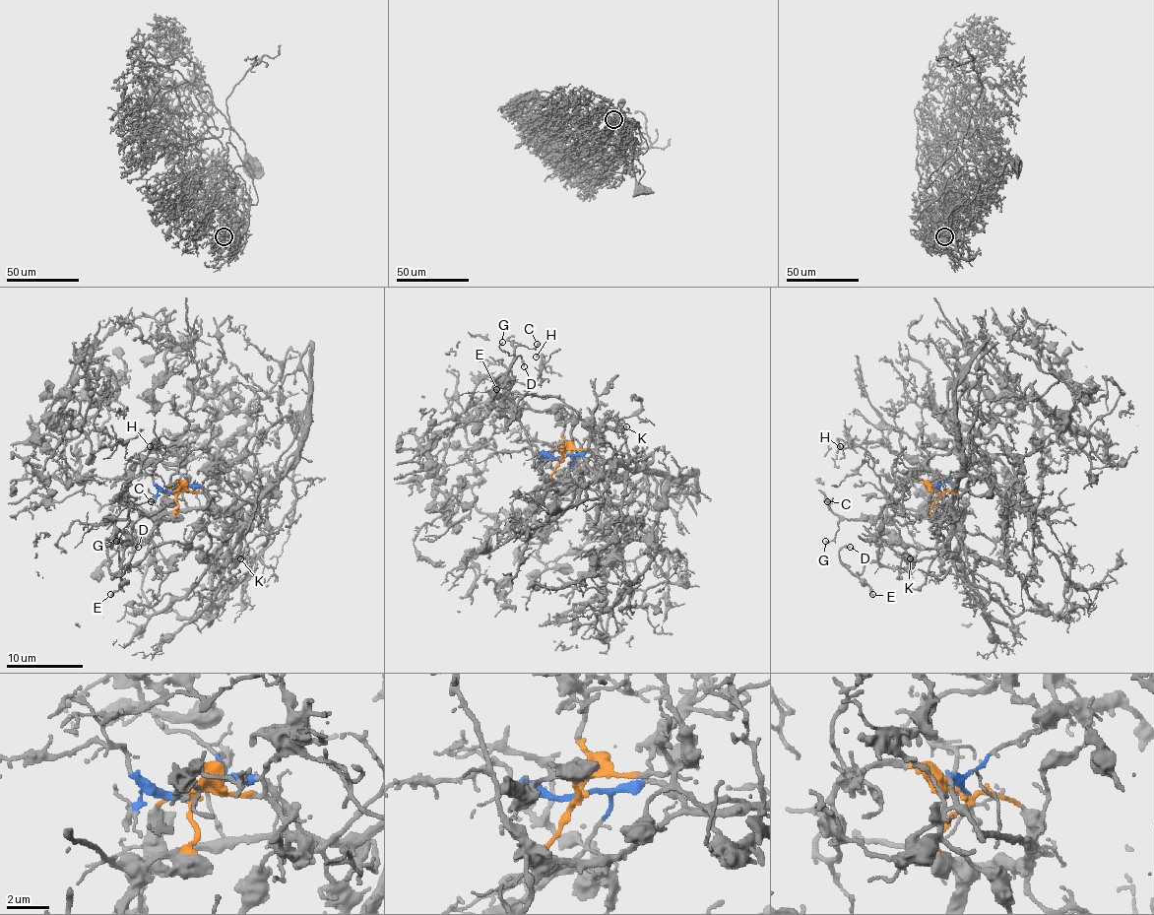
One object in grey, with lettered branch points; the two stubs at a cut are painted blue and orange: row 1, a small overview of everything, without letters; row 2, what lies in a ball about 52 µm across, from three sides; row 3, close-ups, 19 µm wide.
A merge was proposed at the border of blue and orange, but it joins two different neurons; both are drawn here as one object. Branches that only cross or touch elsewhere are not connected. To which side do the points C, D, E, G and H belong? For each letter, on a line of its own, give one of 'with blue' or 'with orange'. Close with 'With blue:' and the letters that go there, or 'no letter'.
C: with orange
D: with orange
E: with orange
G: with orange
H: with orange
With blue: no letter

